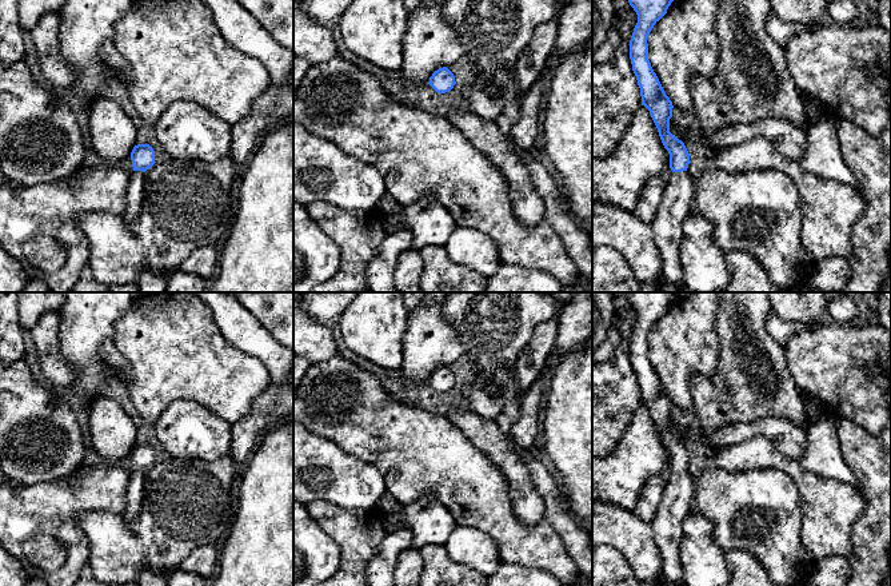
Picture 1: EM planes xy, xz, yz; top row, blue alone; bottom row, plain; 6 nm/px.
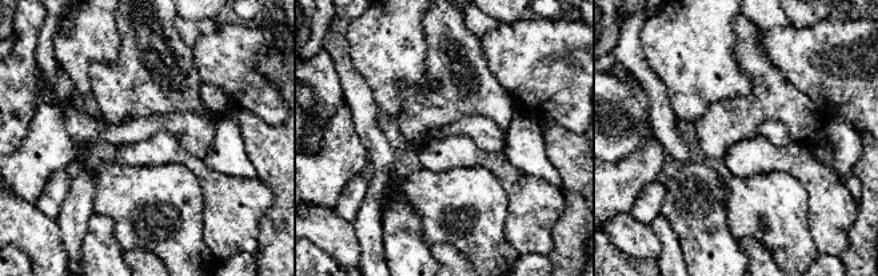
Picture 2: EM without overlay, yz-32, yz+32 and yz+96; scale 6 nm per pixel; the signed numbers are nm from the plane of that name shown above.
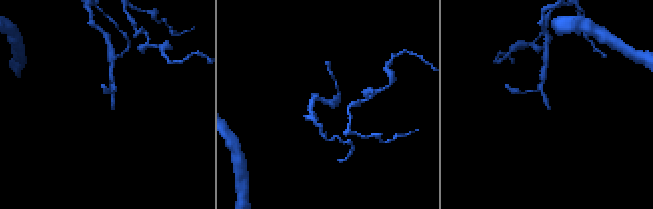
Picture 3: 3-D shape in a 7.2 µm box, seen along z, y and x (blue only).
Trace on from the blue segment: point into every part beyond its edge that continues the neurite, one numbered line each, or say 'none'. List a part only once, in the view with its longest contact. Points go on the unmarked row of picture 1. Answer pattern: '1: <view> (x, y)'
1: yz (676, 502)

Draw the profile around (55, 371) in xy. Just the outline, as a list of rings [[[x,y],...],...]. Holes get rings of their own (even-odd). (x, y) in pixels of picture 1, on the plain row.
[[[47,311],[29,334],[40,362],[40,378],[48,386],[63,388],[72,384],[73,372],[60,348],[59,324],[59,312]]]

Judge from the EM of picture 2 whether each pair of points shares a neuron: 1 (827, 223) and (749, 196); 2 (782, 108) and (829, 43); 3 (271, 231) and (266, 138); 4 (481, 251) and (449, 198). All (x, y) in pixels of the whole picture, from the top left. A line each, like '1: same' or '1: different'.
1: different
2: different
3: same
4: same

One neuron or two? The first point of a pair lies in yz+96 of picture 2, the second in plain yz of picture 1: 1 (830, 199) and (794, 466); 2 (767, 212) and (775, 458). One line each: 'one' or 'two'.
1: one
2: two

